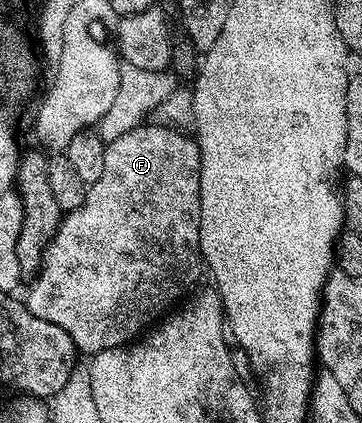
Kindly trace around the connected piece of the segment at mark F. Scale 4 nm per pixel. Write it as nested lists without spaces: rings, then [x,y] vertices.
[[[145,123],[140,128],[128,131],[126,135],[120,135],[118,139],[105,144],[106,167],[102,167],[102,179],[98,179],[92,185],[87,186],[83,209],[76,209],[73,213],[63,214],[60,226],[52,236],[48,248],[44,250],[40,272],[31,278],[32,286],[28,289],[28,297],[26,296],[28,310],[34,315],[38,315],[38,319],[42,319],[46,323],[54,323],[54,327],[62,327],[62,331],[66,331],[66,335],[70,335],[70,339],[76,344],[77,350],[81,354],[95,355],[103,349],[113,349],[119,345],[127,345],[133,339],[139,338],[153,324],[151,321],[155,317],[157,319],[163,318],[197,284],[195,281],[200,277],[200,269],[202,273],[199,144],[187,132],[181,131],[171,124],[169,126],[152,124]]]

